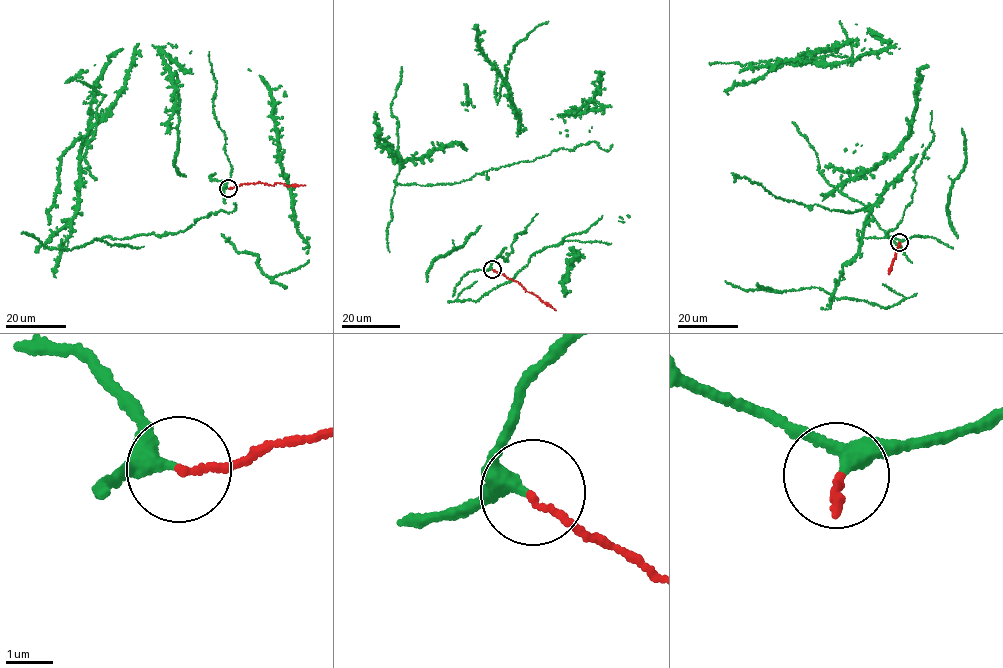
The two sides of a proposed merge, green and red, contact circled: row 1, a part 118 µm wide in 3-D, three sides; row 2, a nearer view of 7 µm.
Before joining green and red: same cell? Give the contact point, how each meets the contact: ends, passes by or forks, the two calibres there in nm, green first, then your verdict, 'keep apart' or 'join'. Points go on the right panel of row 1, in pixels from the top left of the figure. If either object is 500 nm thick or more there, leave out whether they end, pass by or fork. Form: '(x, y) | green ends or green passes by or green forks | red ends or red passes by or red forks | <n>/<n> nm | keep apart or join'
(899, 242) | green passes by | red ends | 280/140 nm | join

